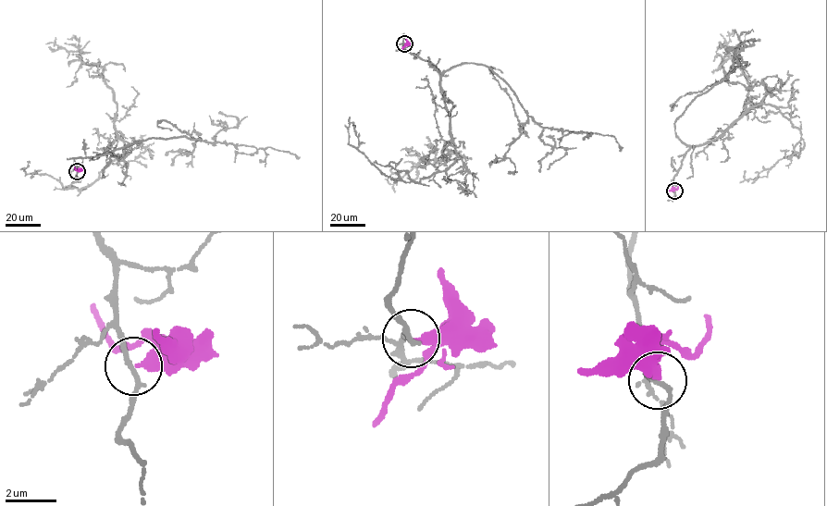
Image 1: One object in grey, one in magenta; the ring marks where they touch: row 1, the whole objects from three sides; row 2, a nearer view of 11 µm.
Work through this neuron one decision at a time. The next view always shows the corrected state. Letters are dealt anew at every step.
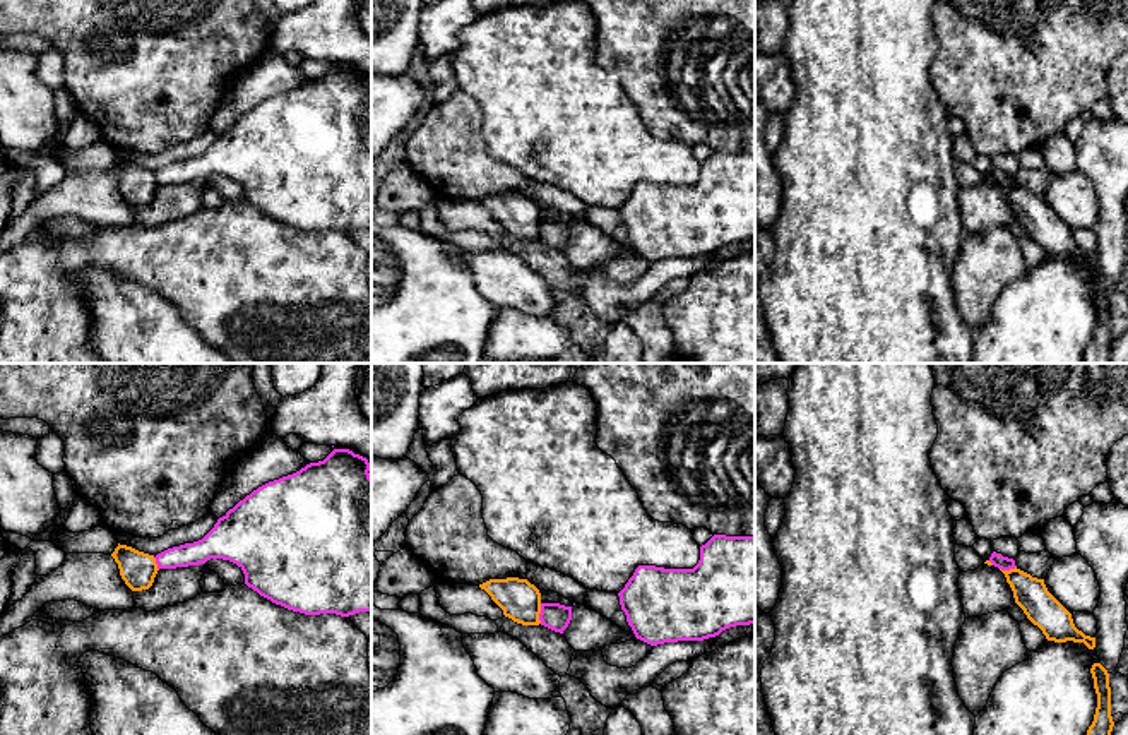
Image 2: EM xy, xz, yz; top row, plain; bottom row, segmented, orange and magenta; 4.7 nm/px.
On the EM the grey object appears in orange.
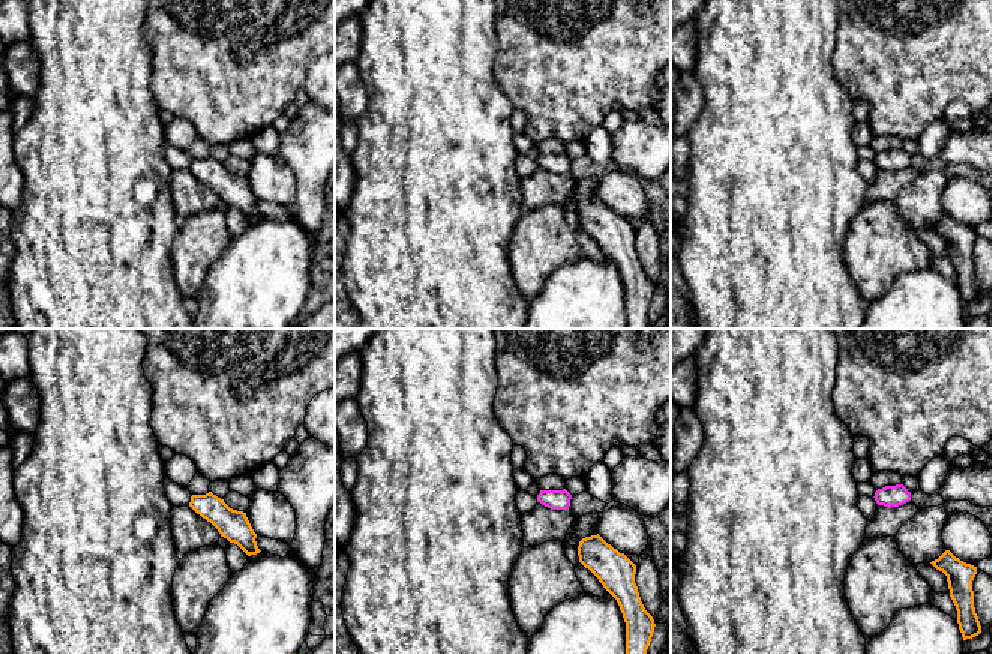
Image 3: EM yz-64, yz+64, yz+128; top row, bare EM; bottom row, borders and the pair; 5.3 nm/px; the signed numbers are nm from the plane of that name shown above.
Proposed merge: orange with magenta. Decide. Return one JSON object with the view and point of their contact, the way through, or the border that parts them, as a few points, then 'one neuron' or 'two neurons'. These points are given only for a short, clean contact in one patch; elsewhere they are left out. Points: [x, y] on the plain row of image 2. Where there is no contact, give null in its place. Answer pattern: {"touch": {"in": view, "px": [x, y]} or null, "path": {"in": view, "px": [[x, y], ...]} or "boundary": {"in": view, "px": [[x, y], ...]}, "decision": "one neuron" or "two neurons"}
{"touch": {"in": "xz", "px": [540, 228]}, "boundary": {"in": "xz", "px": [[541, 220], [540, 239]]}, "decision": "two neurons"}

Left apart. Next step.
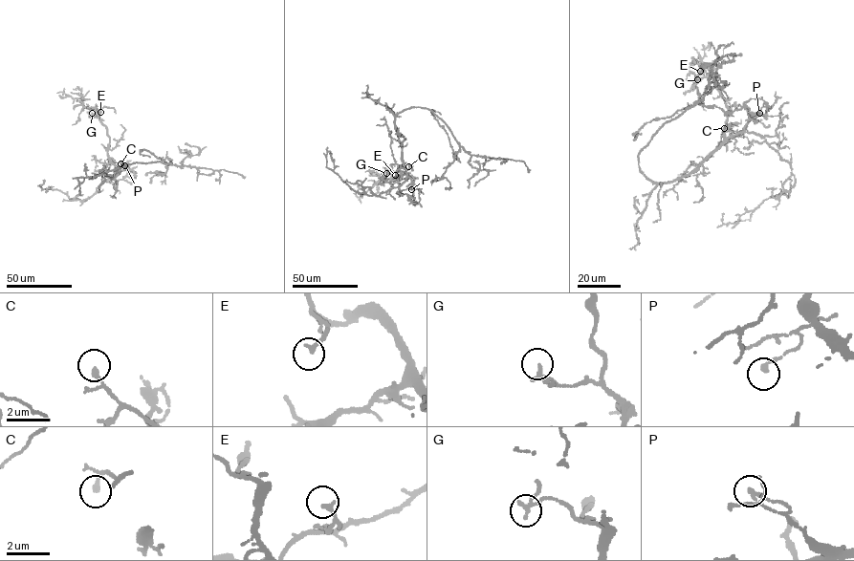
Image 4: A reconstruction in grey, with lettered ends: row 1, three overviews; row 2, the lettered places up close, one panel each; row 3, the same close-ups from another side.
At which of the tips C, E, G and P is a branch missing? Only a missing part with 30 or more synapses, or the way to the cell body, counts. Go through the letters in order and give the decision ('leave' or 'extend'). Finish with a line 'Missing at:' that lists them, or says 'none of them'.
C: leave
E: leave
G: leave
P: leave
Missing at: none of them

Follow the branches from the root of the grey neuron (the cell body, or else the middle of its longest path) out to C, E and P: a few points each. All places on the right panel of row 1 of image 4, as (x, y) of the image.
C: (680, 178), (691, 174), (730, 137), (732, 132), (724, 128)
E: (680, 178), (691, 174), (725, 141), (728, 106), (719, 84), (713, 82), (710, 71), (700, 67), (700, 71)
P: (680, 178), (691, 174), (729, 137), (742, 132), (752, 117), (759, 113)

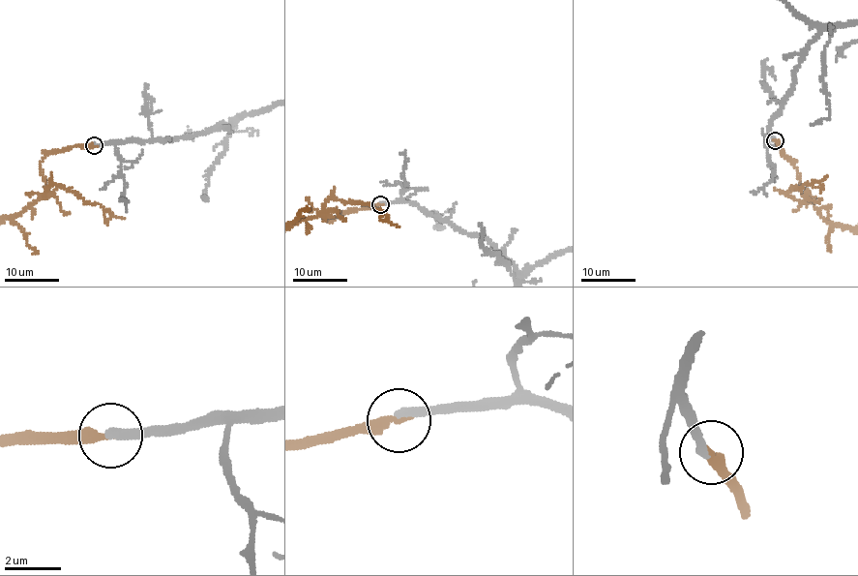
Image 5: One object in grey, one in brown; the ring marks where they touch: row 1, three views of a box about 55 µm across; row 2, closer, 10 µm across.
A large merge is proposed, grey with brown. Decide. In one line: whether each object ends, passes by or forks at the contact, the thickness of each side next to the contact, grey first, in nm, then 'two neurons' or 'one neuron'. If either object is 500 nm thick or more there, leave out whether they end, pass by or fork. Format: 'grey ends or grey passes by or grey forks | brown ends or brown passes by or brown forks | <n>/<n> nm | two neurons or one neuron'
grey ends | brown ends | 320/360 nm | one neuron

